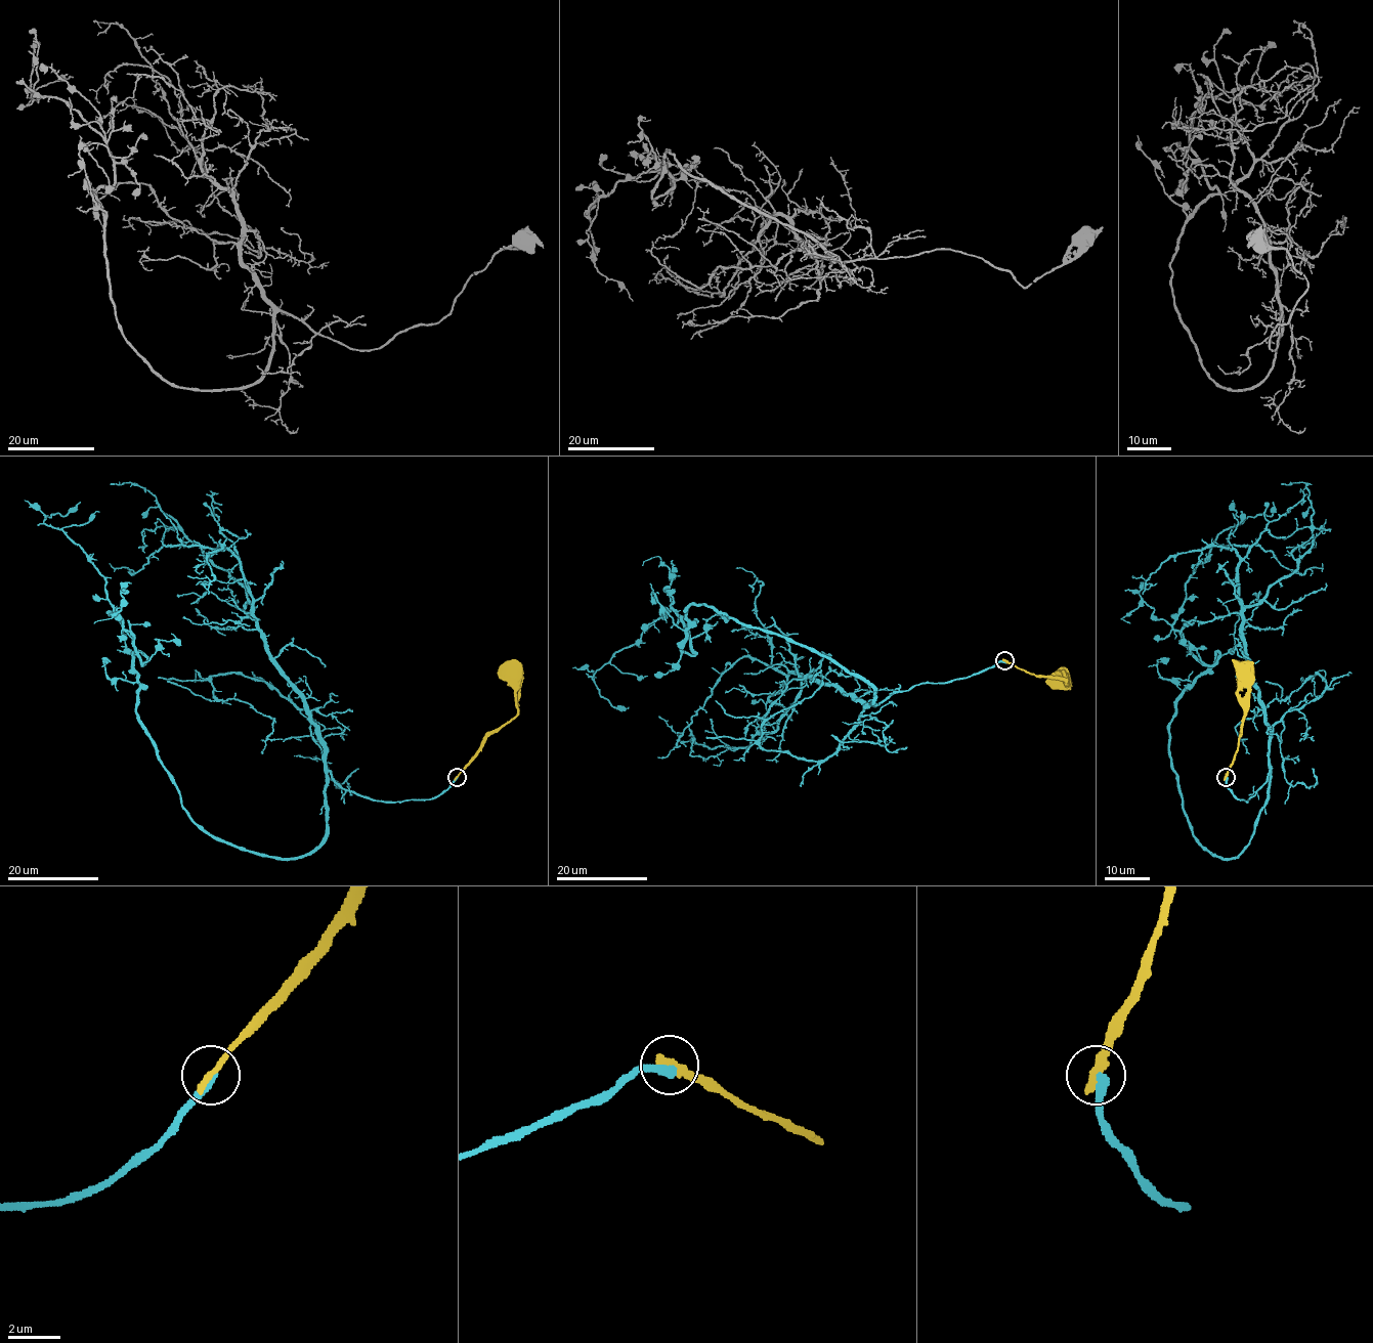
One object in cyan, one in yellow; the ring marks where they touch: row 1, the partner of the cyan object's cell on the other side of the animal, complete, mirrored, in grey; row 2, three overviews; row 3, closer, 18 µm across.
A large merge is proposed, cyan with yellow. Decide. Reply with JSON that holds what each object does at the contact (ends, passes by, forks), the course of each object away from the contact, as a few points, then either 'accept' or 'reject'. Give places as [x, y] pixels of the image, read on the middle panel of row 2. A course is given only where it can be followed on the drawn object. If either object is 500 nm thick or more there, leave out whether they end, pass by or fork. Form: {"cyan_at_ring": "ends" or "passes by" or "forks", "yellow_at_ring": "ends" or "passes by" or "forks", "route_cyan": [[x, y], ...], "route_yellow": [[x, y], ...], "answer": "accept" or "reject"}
{"cyan_at_ring": "ends", "yellow_at_ring": "ends", "route_cyan": [[1005, 660], [876, 704], [831, 659], [691, 605], [682, 651], [694, 652], [672, 608], [592, 678], [629, 708]], "route_yellow": [[1005, 660], [1037, 676], [1060, 676], [1067, 683], [1061, 680], [1057, 682]], "answer": "reject"}

